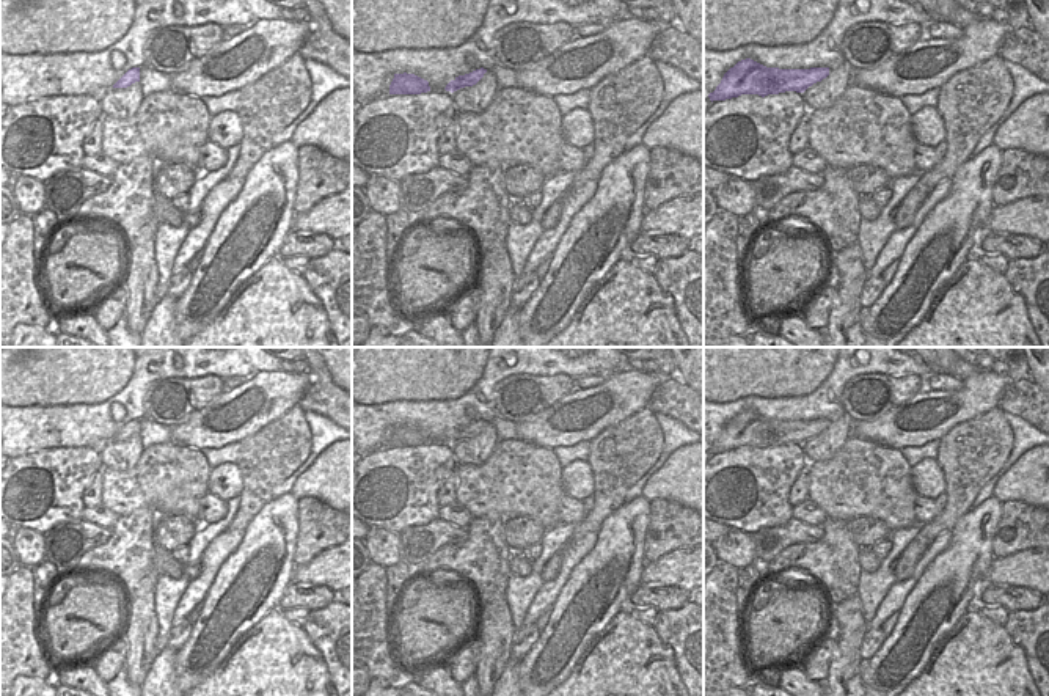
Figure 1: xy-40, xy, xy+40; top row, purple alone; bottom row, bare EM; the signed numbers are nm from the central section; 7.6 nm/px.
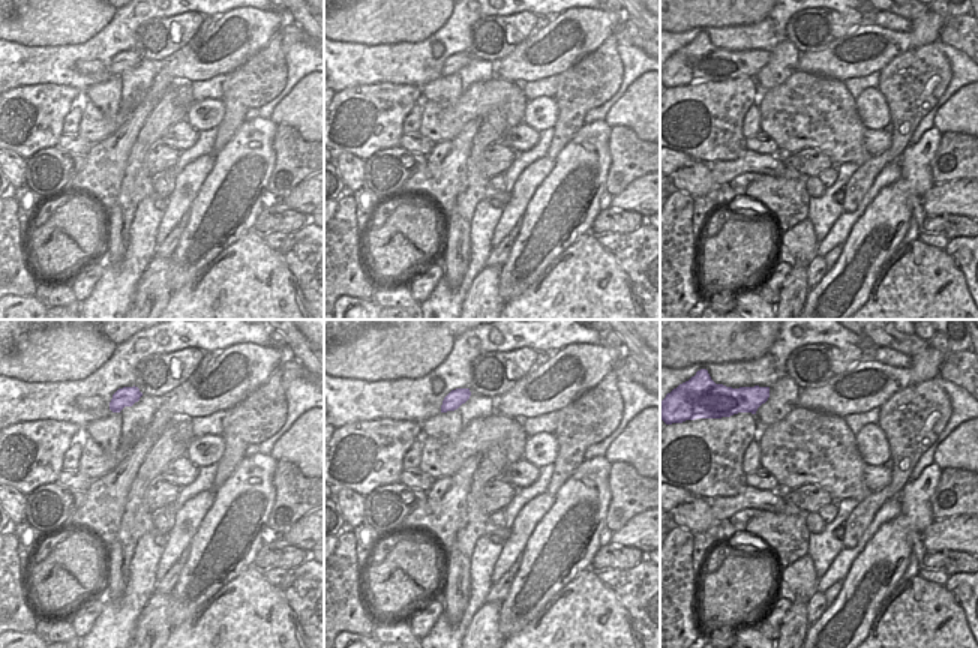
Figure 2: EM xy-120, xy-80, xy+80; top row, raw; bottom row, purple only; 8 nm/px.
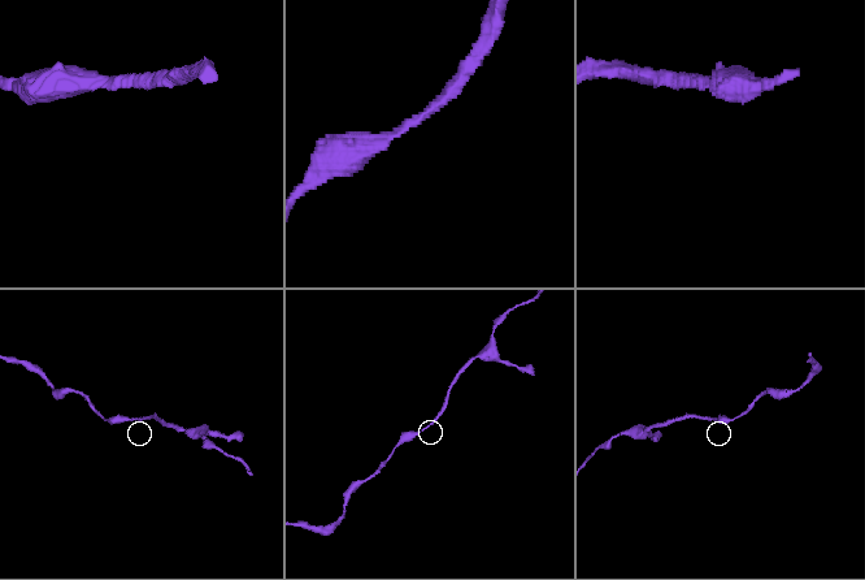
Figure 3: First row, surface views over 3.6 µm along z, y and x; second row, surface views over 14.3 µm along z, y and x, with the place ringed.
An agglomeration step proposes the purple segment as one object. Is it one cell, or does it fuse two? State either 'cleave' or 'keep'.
keep

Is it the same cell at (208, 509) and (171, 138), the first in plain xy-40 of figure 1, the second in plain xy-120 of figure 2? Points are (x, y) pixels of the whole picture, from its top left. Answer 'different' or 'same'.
same

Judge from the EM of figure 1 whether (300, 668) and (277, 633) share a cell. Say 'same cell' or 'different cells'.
same cell

